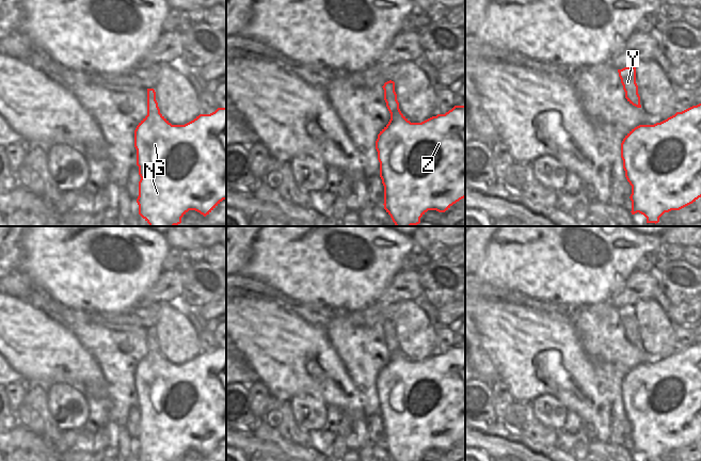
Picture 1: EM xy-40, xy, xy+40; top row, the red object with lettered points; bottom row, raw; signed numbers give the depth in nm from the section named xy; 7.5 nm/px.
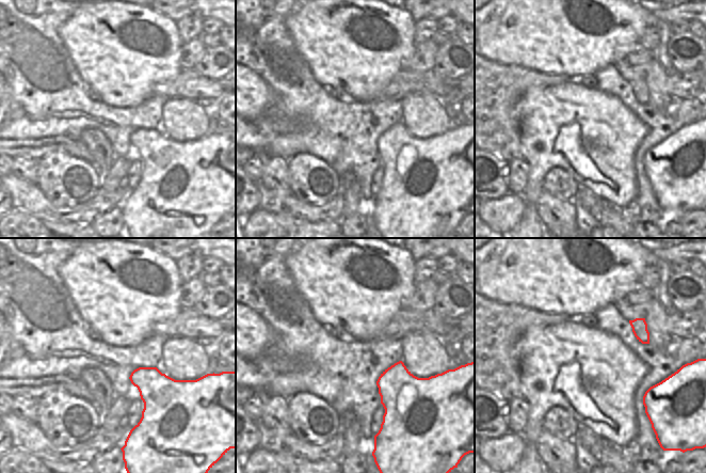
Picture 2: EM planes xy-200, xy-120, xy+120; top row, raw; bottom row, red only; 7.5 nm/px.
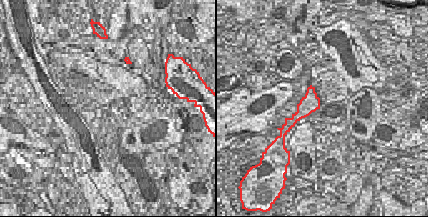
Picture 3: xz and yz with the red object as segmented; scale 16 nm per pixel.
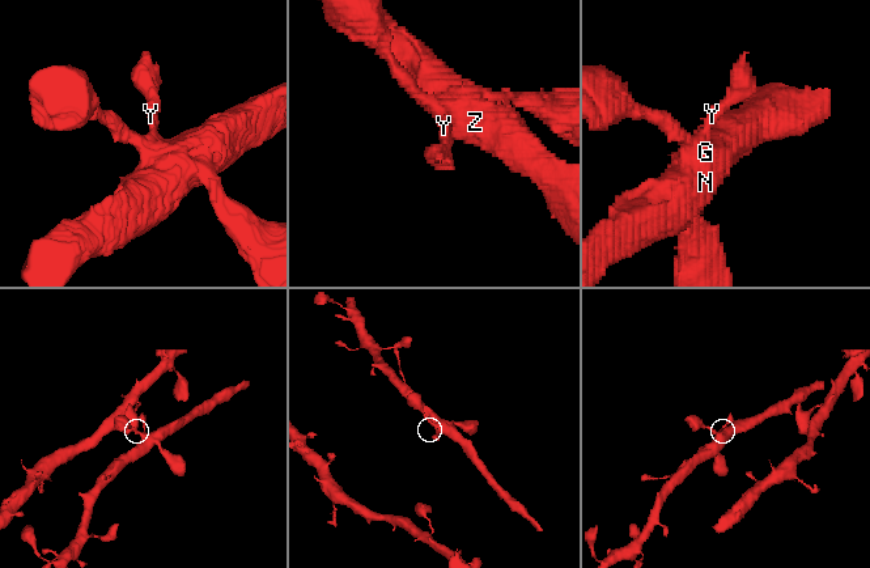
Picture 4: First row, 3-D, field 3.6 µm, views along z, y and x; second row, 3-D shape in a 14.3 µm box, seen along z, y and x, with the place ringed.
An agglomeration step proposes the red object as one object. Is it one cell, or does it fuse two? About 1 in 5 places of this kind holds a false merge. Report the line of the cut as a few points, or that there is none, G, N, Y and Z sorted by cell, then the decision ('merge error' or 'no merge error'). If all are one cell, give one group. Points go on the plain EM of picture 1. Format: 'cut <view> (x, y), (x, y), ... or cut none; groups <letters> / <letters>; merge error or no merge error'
cut none; groups G N Y Z; no merge error

